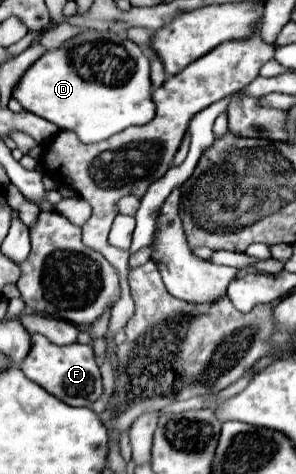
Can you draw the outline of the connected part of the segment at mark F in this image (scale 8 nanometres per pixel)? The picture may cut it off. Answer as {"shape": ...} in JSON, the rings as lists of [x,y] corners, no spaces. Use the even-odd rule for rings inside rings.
{"shape":[[[34,334],[32,350],[26,360],[20,364],[20,370],[36,384],[40,384],[46,392],[66,402],[68,406],[92,406],[102,396],[102,378],[100,368],[94,360],[94,350],[88,344],[70,344],[56,346],[48,338]]]}

